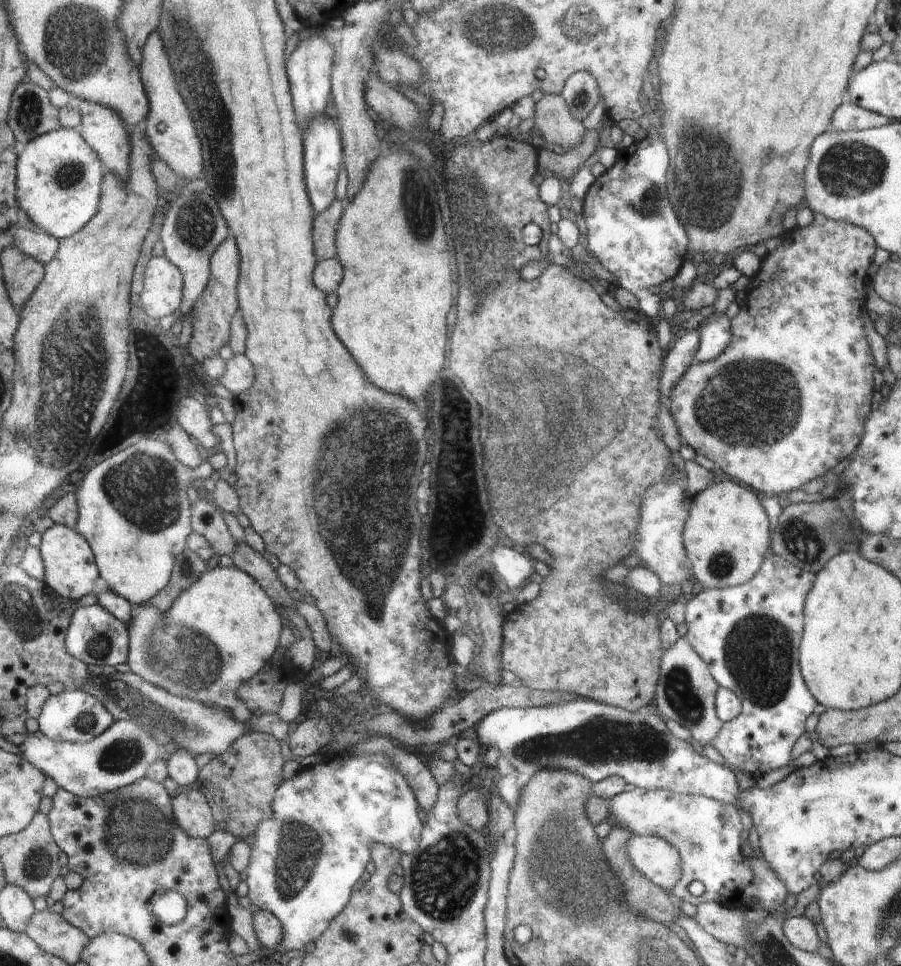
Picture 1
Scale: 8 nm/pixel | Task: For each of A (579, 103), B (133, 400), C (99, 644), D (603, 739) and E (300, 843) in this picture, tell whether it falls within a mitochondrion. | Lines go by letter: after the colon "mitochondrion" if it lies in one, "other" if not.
A: mitochondrion
B: other
C: mitochondrion
D: mitochondrion
E: mitochondrion

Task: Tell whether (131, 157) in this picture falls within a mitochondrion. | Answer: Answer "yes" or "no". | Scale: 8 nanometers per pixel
no

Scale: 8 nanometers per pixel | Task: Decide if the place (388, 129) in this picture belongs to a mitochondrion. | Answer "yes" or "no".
no

